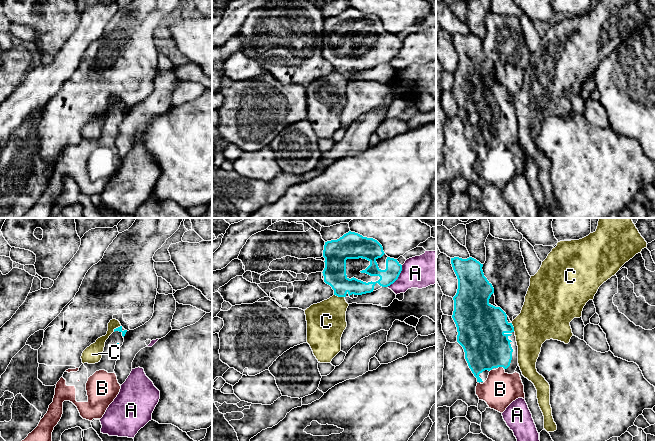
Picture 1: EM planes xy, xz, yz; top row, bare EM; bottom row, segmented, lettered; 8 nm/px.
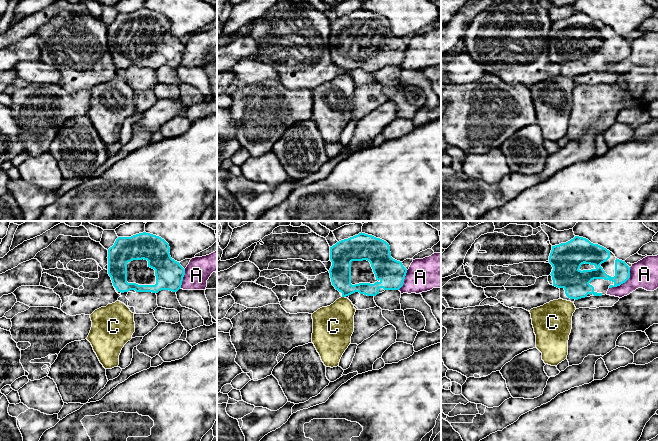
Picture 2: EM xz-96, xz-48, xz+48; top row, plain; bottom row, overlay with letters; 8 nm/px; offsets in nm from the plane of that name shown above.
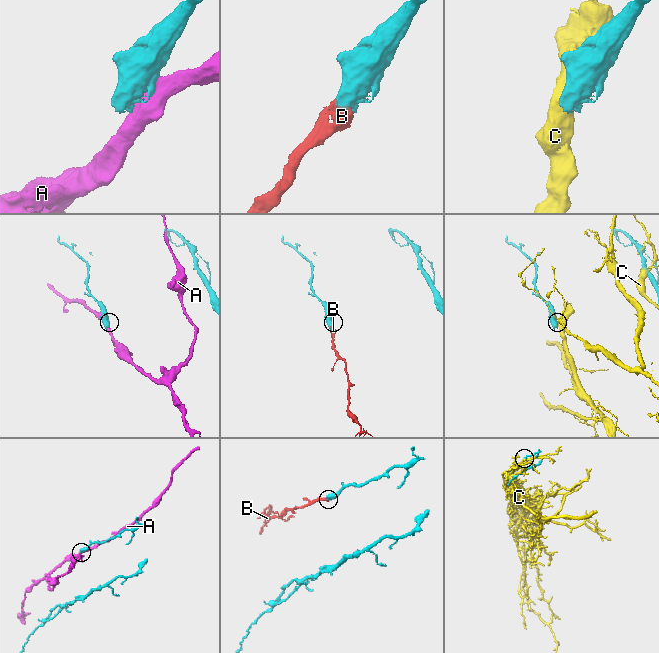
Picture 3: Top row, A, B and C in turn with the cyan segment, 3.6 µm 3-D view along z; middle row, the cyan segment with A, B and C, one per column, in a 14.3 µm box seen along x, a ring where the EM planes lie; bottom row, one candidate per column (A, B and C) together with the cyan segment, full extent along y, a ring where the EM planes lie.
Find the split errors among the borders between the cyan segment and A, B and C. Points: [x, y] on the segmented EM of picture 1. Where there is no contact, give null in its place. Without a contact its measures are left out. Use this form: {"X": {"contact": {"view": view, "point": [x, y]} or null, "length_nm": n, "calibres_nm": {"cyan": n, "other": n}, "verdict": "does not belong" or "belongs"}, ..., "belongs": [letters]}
{"A": {"contact": {"view": "xz", "point": [398, 276]}, "length_nm": 220, "calibres_nm": {"cyan": 130, "other": 260}, "verdict": "does not belong"}, "B": {"contact": {"view": "yz", "point": [502, 366]}, "length_nm": 50, "calibres_nm": {"cyan": 360, "other": 280}, "verdict": "belongs"}, "C": {"contact": {"view": "xz", "point": [339, 296]}, "length_nm": 90, "calibres_nm": {"cyan": 180, "other": 320}, "verdict": "does not belong"}, "belongs": ["B"]}

